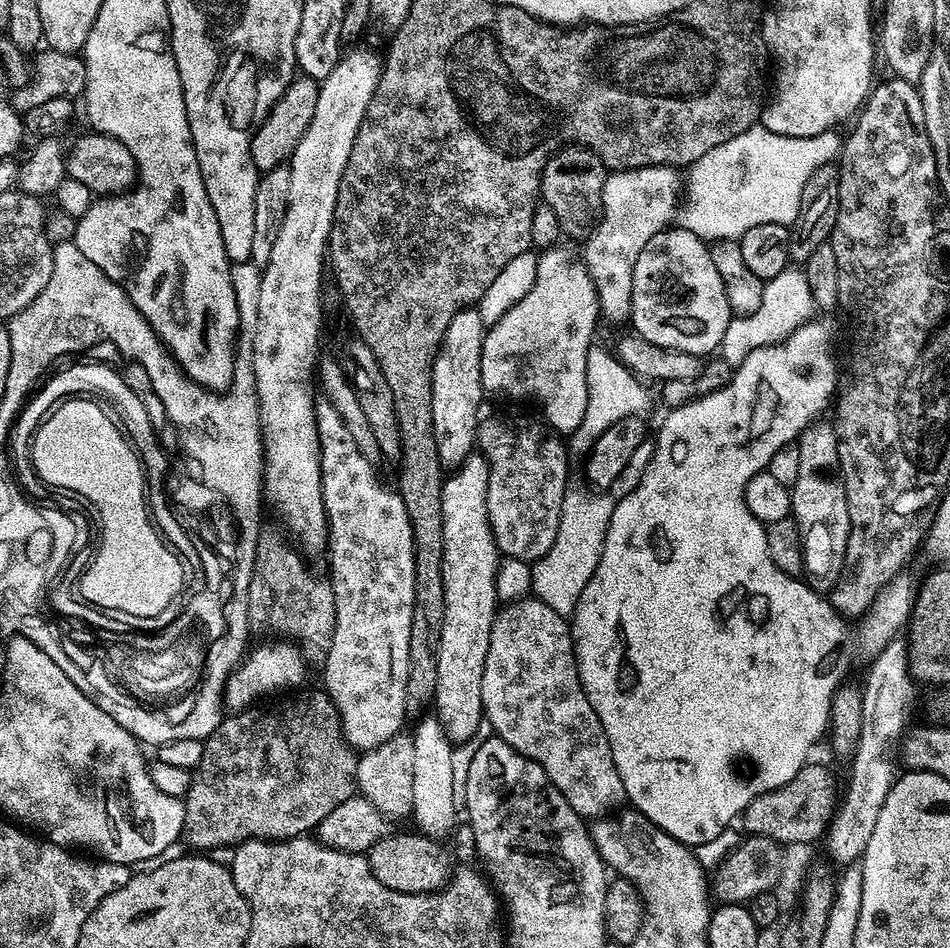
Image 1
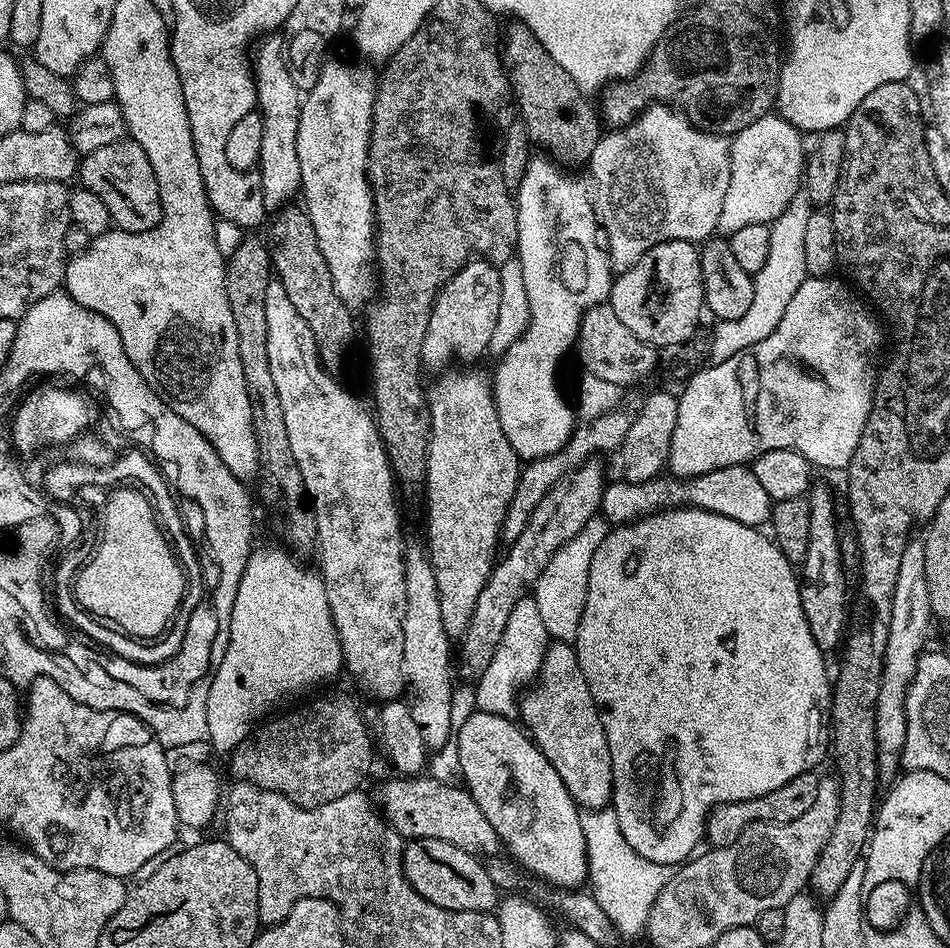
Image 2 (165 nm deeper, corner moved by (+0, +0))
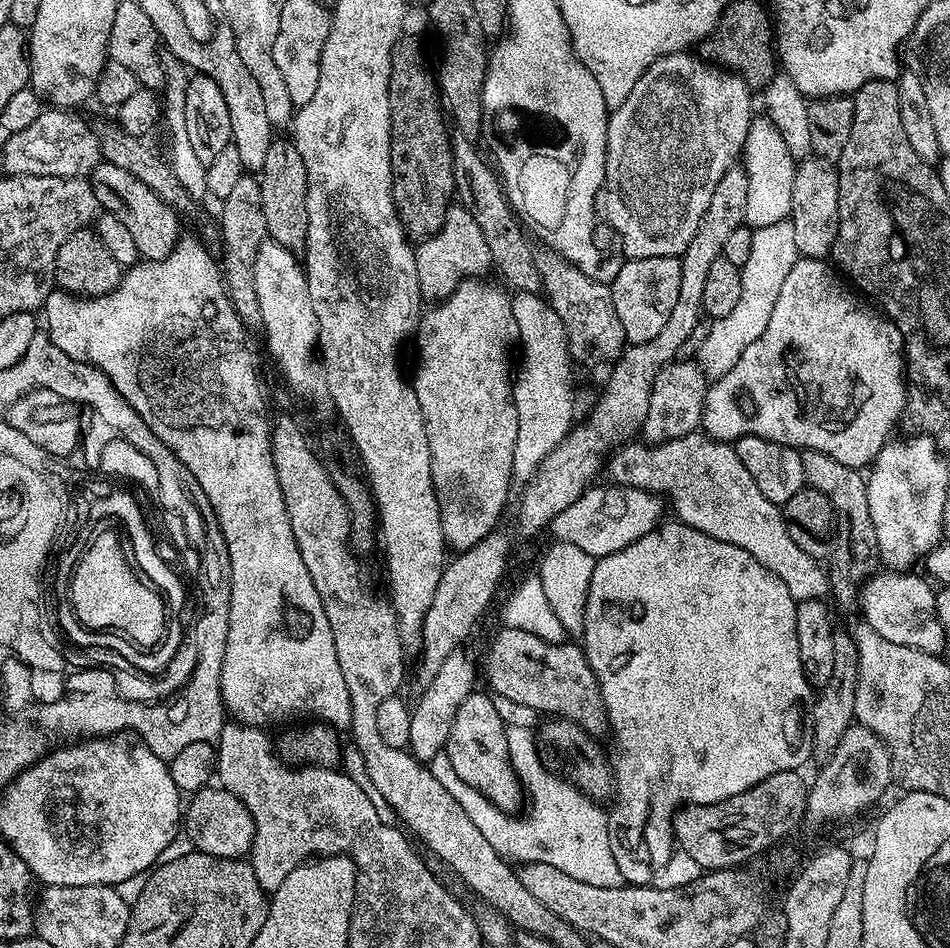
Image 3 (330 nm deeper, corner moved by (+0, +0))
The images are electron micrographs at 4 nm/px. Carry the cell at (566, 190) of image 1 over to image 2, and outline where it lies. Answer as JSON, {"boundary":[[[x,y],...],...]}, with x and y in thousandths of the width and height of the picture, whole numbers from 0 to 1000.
{"boundary":[[[536,25],[539,26],[528,34],[531,75],[535,78],[541,110],[547,113],[546,126],[552,127],[559,151],[591,174],[618,174],[634,142],[634,127],[624,107],[622,110],[619,107],[622,104],[606,90],[604,82],[575,57],[571,44],[562,40],[553,25]]]}

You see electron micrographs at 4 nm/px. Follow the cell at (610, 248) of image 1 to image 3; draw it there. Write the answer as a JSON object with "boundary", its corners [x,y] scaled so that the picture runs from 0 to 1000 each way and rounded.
{"boundary":[[[727,54],[706,55],[697,61],[693,61],[676,78],[672,86],[667,86],[667,95],[663,95],[663,103],[655,108],[655,112],[643,115],[640,124],[640,145],[638,146],[638,184],[636,185],[635,201],[640,203],[640,215],[648,219],[648,245],[653,248],[653,262],[662,274],[672,272],[697,272],[698,270],[709,270],[715,272],[726,259],[726,251],[731,251],[731,243],[739,234],[743,226],[743,217],[747,217],[747,205],[752,205],[752,196],[764,184],[764,179],[772,176],[771,165],[778,166],[783,158],[785,141],[789,137],[794,126],[792,118],[793,94],[788,93],[783,81],[763,74],[758,70],[751,70],[748,66],[740,68],[733,59],[727,59]]]}

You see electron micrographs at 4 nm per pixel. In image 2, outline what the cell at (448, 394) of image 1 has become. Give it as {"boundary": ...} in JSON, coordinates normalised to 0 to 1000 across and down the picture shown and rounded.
{"boundary":[[[498,272],[486,280],[465,302],[453,327],[453,340],[444,357],[442,378],[447,389],[467,390],[479,380],[501,380],[518,367],[520,344],[524,340],[528,293],[526,284],[512,274]]]}

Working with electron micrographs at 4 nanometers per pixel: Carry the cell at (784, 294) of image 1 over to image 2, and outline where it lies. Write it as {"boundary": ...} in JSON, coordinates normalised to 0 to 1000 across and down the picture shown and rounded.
{"boundary":[[[844,200],[829,214],[827,222],[811,237],[811,269],[806,272],[806,281],[798,285],[794,292],[794,319],[785,331],[776,338],[760,338],[747,350],[749,357],[748,383],[759,384],[764,378],[773,378],[781,369],[802,361],[802,357],[811,357],[817,350],[819,340],[823,340],[823,331],[827,331],[827,323],[832,323],[832,314],[840,310],[840,302],[852,294],[848,285],[847,248],[848,234],[857,223],[857,216]]]}

